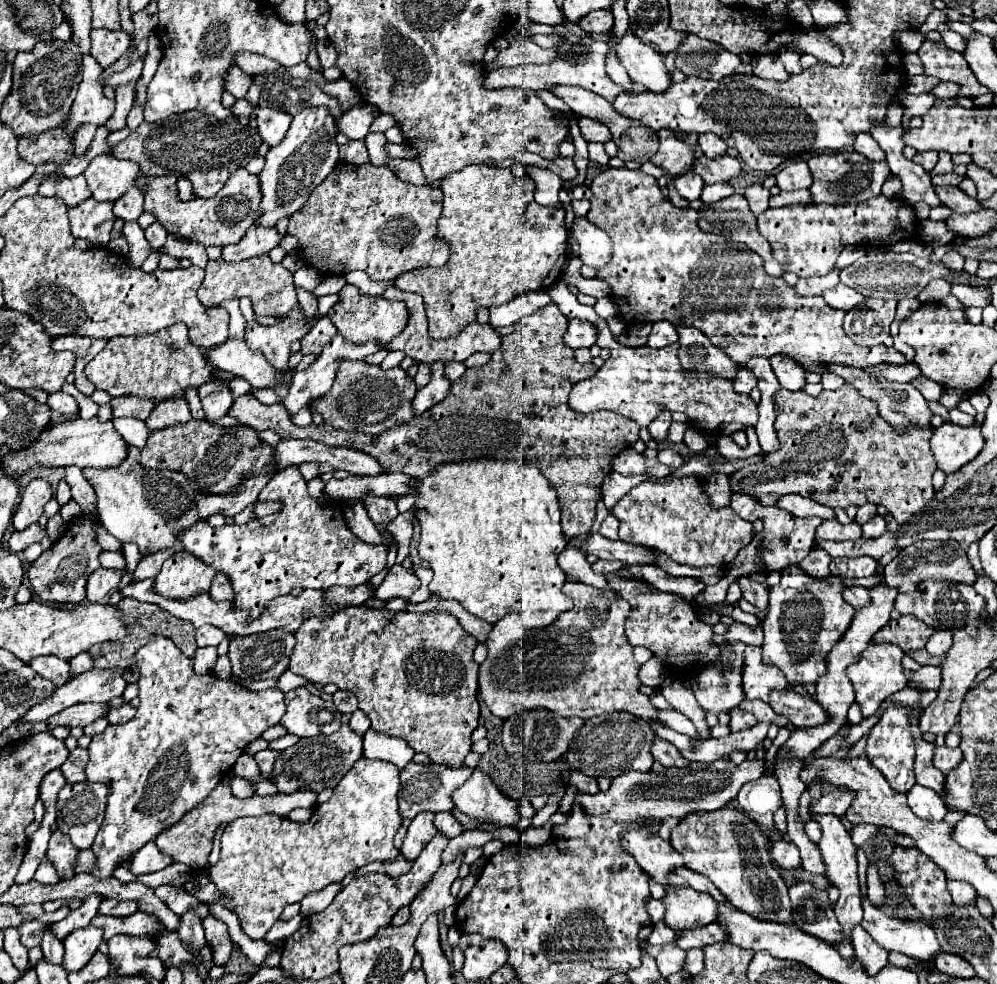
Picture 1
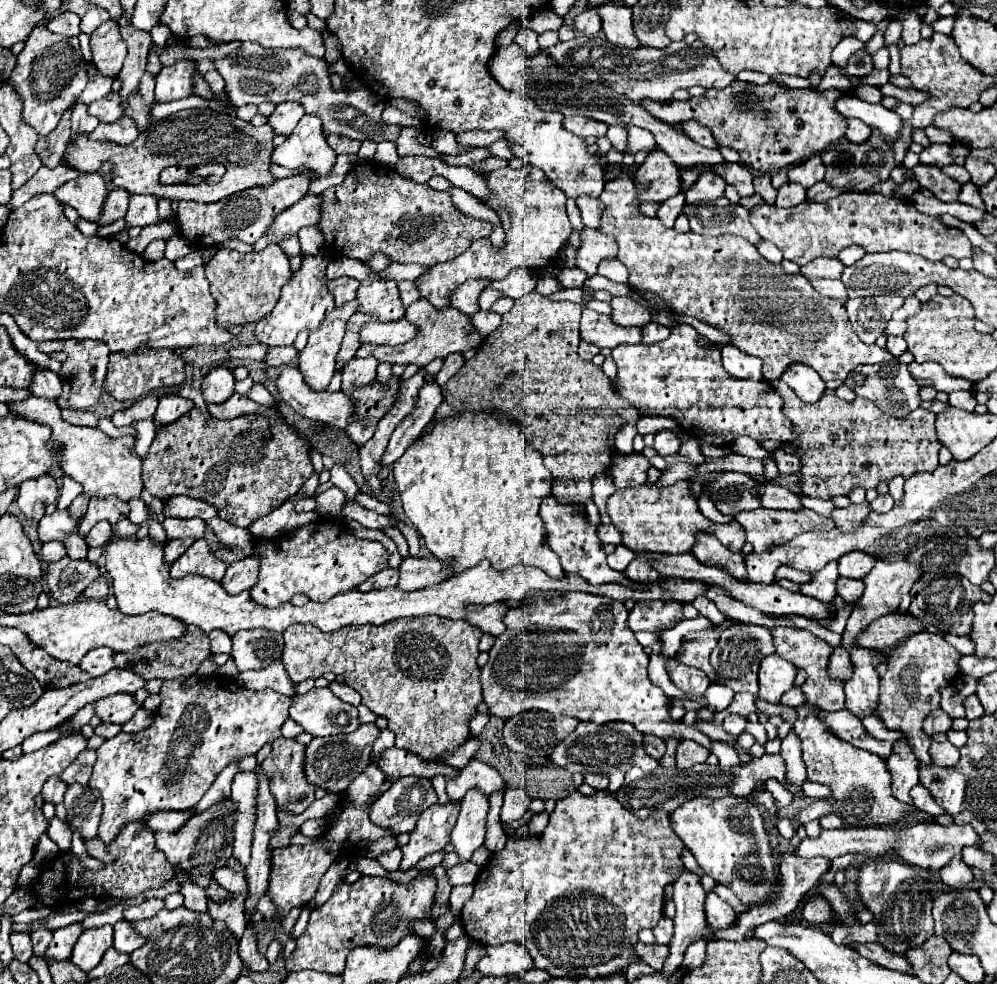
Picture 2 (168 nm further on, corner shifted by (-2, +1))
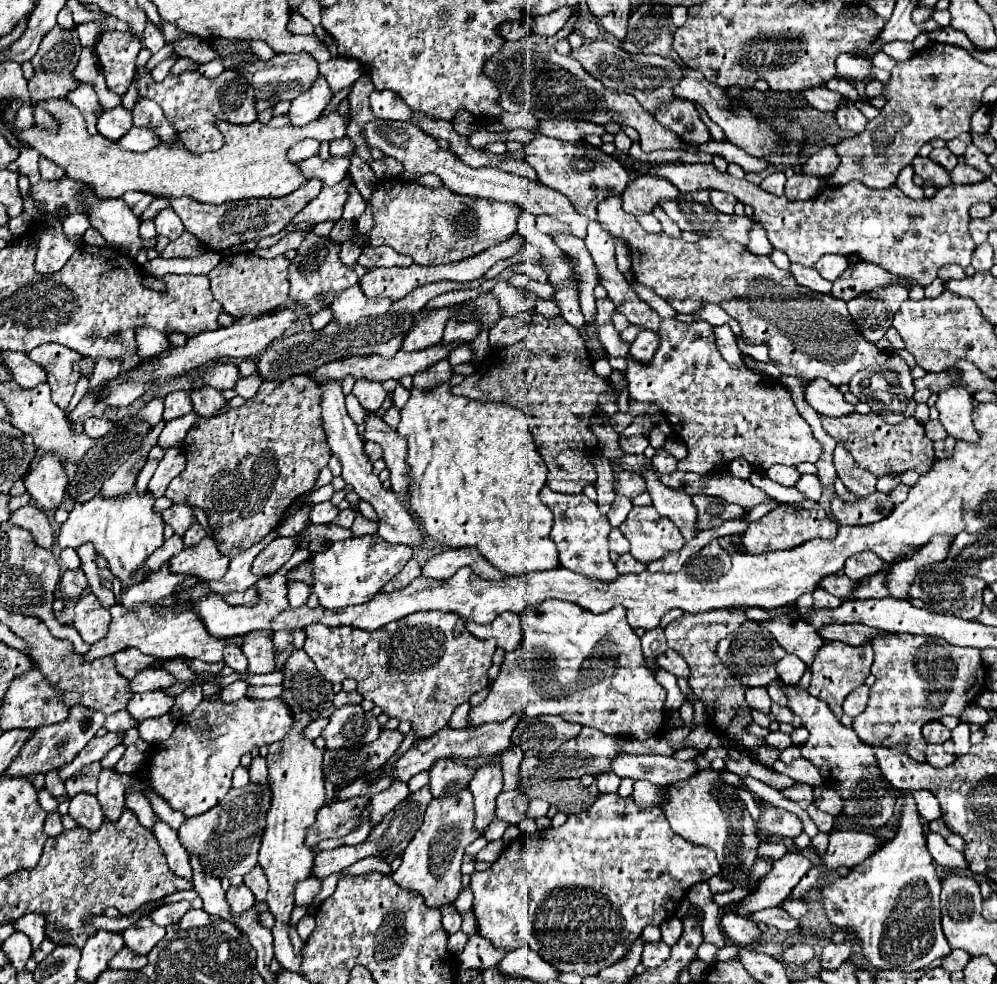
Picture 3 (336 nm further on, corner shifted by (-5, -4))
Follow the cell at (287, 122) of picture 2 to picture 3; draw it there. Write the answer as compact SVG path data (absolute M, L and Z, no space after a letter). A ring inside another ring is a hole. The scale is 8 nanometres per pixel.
M318 76L312 82L310 90L302 92L298 98L292 100L292 108L288 112L292 124L294 126L304 126L304 124L316 120L324 112L324 108L330 104L332 96L334 96L334 92L330 90L326 78Z

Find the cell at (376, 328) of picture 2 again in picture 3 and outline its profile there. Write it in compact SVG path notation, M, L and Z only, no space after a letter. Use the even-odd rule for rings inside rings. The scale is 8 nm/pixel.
M448 308L428 312L428 314L426 314L422 320L418 320L416 326L408 332L408 336L404 338L402 350L416 352L416 350L424 350L424 348L436 346L436 344L442 340L442 334L444 334L444 328L446 328L446 322L448 322L450 316L452 316L452 312L450 312Z

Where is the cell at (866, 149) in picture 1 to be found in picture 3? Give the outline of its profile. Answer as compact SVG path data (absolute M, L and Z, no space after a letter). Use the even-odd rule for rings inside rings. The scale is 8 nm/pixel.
M844 100L844 104L840 104L840 108L836 108L836 120L838 120L840 128L846 130L848 134L862 132L868 122L866 116L856 108L856 104L852 100Z

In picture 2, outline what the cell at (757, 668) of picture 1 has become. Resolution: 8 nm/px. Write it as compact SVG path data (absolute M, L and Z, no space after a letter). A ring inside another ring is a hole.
M769 655L759 667L759 699L769 703L779 703L781 695L793 687L797 669L793 663L781 659L779 655Z

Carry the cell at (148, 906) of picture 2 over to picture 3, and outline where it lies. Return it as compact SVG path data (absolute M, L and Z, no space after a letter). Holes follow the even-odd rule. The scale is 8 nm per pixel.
M174 902L174 904L164 904L158 910L152 912L152 920L158 926L168 926L180 922L180 918L190 910L190 902Z

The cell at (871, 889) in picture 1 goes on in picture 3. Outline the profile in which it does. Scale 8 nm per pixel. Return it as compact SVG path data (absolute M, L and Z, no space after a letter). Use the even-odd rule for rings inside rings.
M786 852L782 858L772 862L772 870L756 884L756 888L736 904L738 916L750 916L758 910L780 906L800 882L800 878L810 870L810 860L802 854Z

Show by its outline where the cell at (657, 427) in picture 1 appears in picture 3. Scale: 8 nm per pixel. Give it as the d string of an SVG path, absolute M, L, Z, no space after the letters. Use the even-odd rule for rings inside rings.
M656 450L654 458L650 462L652 462L654 470L660 474L670 474L676 470L676 460L666 450Z

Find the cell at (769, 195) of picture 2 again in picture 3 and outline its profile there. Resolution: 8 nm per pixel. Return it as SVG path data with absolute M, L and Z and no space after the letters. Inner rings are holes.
M774 172L774 174L770 174L760 186L762 186L766 192L770 192L770 194L780 196L780 194L784 194L784 184L786 184L784 172Z

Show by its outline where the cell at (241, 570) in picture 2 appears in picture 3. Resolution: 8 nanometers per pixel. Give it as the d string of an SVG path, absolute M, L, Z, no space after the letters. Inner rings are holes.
M276 538L272 540L256 558L252 564L252 572L256 576L268 576L278 572L288 560L290 556L296 552L298 544L296 538Z

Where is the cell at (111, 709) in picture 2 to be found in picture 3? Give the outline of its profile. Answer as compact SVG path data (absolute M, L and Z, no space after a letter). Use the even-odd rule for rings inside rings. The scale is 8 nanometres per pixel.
M164 690L156 692L144 692L144 694L134 694L134 698L128 702L128 712L132 714L134 720L142 722L148 718L158 718L164 716L172 710L176 696L168 696Z

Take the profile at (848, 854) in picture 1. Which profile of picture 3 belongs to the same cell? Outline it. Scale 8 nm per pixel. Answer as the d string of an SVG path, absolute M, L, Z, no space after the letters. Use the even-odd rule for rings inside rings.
M818 832L818 834L812 838L810 846L812 846L812 850L814 850L818 856L822 856L822 854L826 852L826 848L828 848L828 834Z

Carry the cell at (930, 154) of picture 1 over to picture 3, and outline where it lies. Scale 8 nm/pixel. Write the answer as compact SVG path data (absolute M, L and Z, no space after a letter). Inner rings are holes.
M934 148L932 154L930 154L930 158L932 158L934 162L938 162L940 166L944 166L948 172L958 164L958 158L956 158L948 148Z

